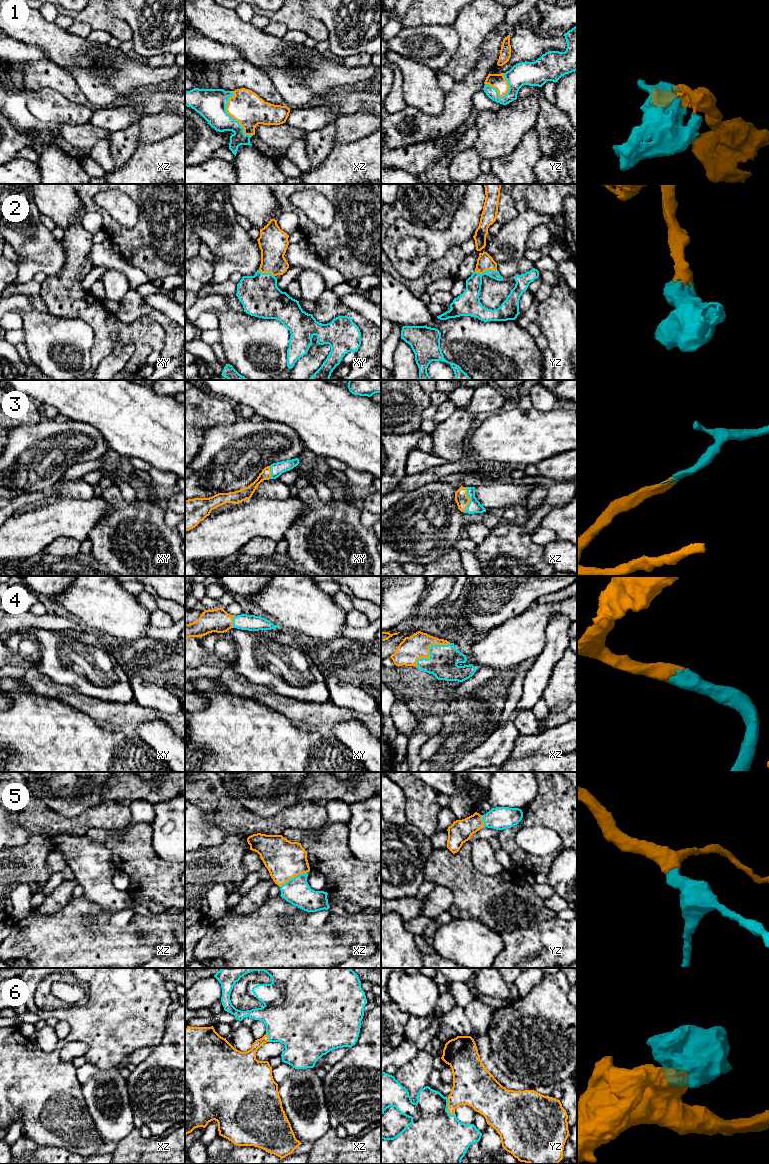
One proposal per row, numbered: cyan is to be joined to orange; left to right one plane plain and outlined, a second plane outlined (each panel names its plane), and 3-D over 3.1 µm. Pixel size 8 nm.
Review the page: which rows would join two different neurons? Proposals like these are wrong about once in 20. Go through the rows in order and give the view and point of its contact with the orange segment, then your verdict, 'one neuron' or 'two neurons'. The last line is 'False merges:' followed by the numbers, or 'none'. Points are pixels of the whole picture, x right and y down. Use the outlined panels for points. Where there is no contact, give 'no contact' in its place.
1: contact xz (232, 116); one neuron
2: contact yz (486, 269); one neuron
3: contact xz (469, 500); one neuron
4: contact xz (428, 651); one neuron
5: contact xz (292, 877); one neuron
6: contact yz (448, 1107); one neuron
False merges: none

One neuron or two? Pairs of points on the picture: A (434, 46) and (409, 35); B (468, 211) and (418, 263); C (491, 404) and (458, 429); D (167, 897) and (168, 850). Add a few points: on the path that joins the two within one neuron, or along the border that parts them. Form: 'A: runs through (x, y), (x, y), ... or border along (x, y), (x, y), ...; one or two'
A: runs through (428, 45), (415, 41); one
B: runs through (460, 225), (432, 253); one
C: runs through (482, 404), (478, 404), (462, 420); one
D: border along (152, 844), (155, 852), (163, 860), (174, 862); two

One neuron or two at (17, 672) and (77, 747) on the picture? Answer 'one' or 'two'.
two

